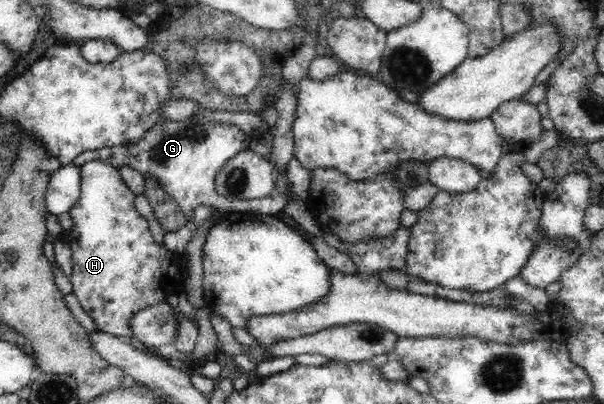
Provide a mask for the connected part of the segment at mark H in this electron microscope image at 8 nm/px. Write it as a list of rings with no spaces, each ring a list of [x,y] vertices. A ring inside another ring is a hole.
[[[92,160],[80,165],[78,169],[81,170],[80,196],[68,211],[74,225],[71,237],[76,239],[70,244],[73,273],[68,278],[73,284],[72,293],[99,330],[124,339],[134,337],[129,327],[131,317],[161,301],[167,302],[171,295],[185,291],[181,266],[177,265],[177,256],[180,253],[169,251],[165,244],[159,245],[155,241],[147,219],[135,208],[133,204],[135,195],[124,182],[117,165]]]

